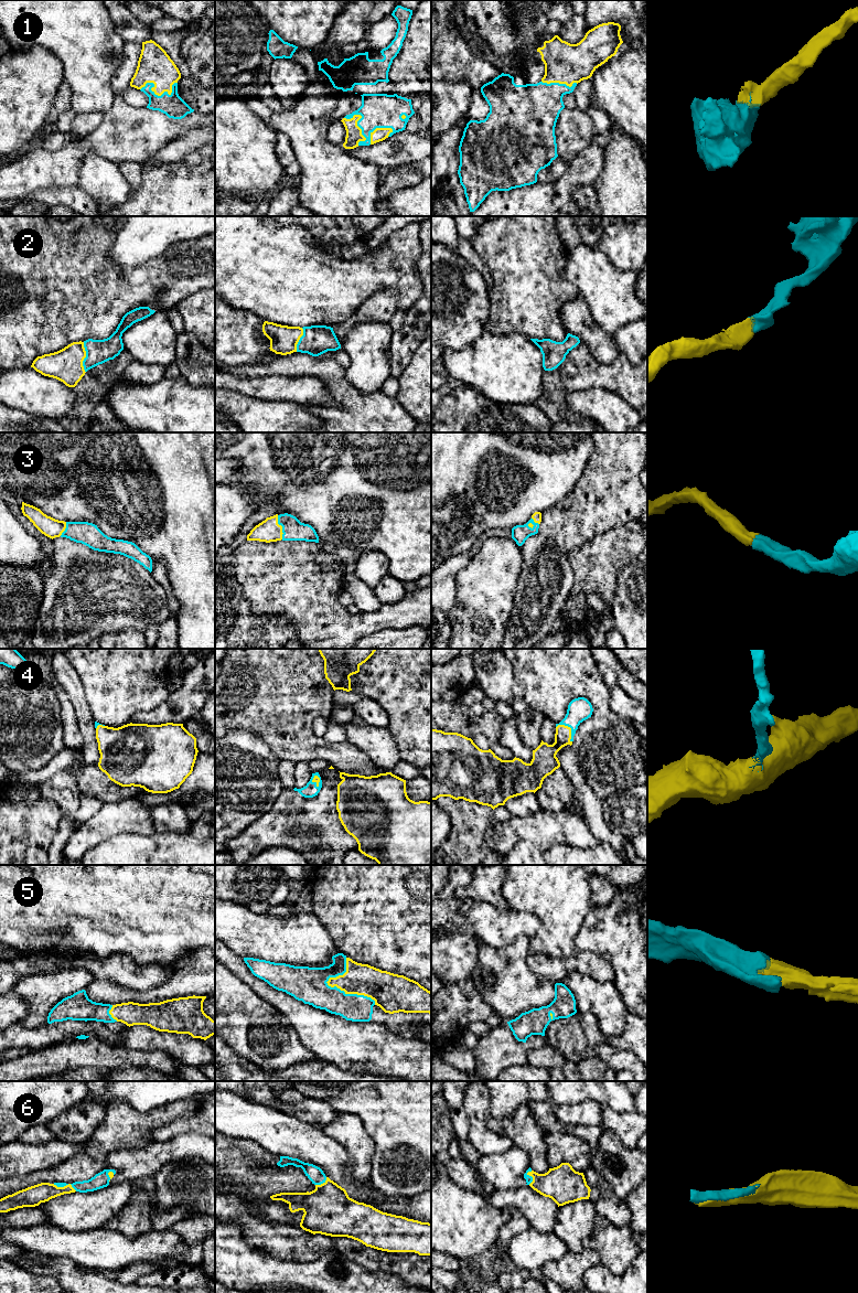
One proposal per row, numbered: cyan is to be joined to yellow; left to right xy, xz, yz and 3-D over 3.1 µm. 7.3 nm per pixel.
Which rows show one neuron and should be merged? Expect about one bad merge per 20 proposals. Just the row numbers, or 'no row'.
1, 2, 3, 4, 5, 6

